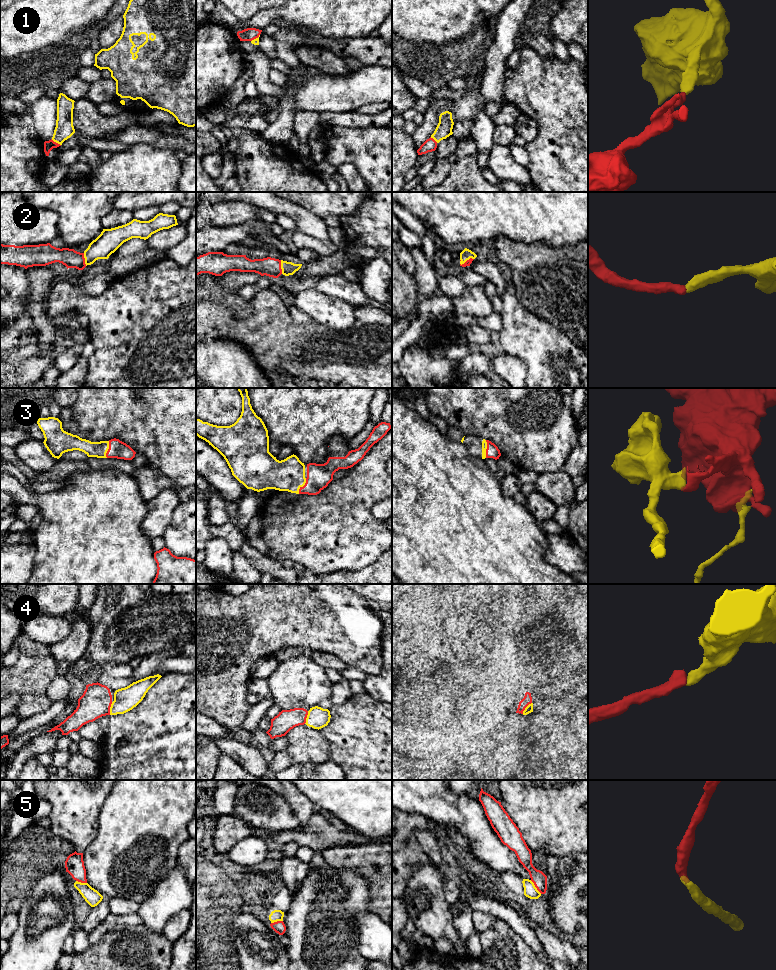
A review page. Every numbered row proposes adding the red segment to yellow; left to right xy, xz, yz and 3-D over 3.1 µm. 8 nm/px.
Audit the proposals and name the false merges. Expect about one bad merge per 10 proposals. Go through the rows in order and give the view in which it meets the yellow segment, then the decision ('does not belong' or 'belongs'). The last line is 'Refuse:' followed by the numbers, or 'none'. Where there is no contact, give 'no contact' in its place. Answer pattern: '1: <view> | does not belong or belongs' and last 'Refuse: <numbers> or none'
1: xy | belongs
2: xz | belongs
3: xz | belongs
4: xy | belongs
5: yz | belongs
Refuse: none

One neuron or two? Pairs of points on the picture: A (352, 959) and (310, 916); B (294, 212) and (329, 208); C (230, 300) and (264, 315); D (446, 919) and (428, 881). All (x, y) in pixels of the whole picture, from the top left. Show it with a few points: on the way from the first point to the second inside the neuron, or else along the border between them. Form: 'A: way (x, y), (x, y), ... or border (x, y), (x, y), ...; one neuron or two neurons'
A: way (341, 948), (321, 927); one neuron
B: border (291, 202), (322, 218); two neurons
C: border (229, 308), (238, 317), (247, 317), (253, 312); two neurons
D: way (437, 910), (435, 908), (435, 896), (430, 890); one neuron

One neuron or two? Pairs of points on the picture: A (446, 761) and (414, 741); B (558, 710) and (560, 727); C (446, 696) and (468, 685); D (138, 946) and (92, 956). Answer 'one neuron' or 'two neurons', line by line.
A: two neurons
B: two neurons
C: two neurons
D: one neuron

